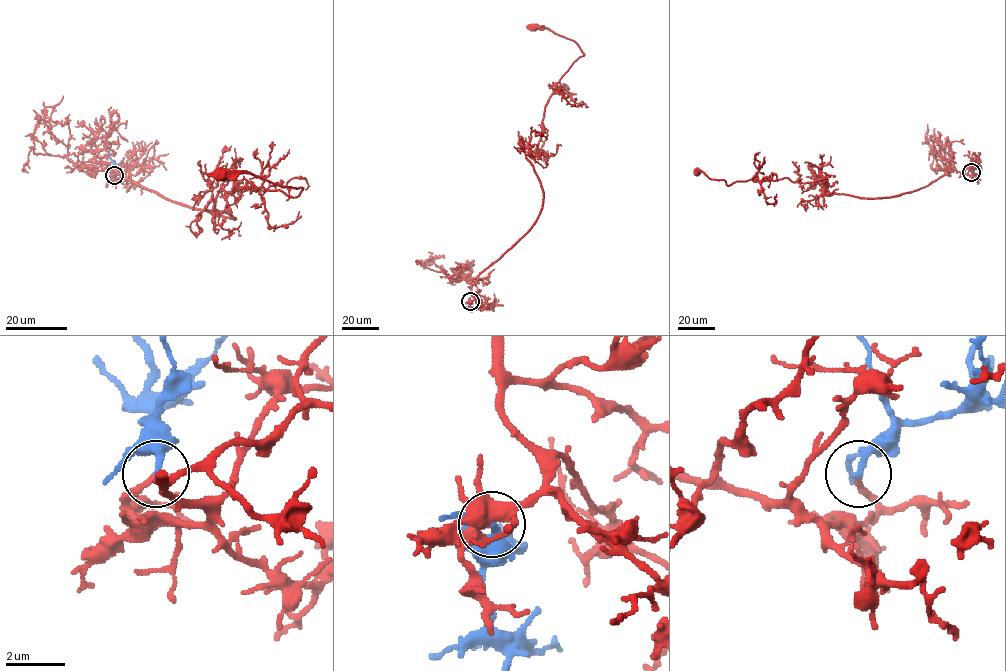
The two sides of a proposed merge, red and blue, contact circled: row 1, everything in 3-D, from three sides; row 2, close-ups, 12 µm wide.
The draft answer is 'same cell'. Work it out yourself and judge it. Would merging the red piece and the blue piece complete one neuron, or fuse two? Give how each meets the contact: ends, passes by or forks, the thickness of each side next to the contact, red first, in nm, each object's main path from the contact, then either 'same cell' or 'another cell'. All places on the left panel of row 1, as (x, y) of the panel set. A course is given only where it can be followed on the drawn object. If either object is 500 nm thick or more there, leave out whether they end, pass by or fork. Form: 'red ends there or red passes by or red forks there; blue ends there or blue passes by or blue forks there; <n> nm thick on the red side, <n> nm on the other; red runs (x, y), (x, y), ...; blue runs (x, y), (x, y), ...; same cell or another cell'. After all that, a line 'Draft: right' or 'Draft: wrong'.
red ends there; blue ends there; 200 nm thick on the red side, 260 nm on the other; red runs (114, 175), (233, 219), (207, 209), (221, 185), (230, 193), (236, 184), (293, 197), (302, 189), (221, 171); blue runs (114, 175), (109, 148); same cell
Draft: right

